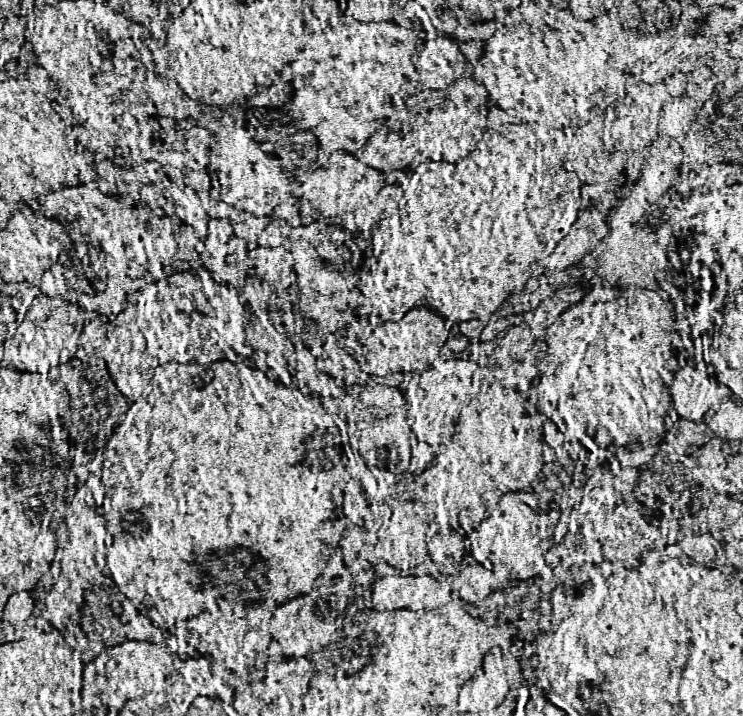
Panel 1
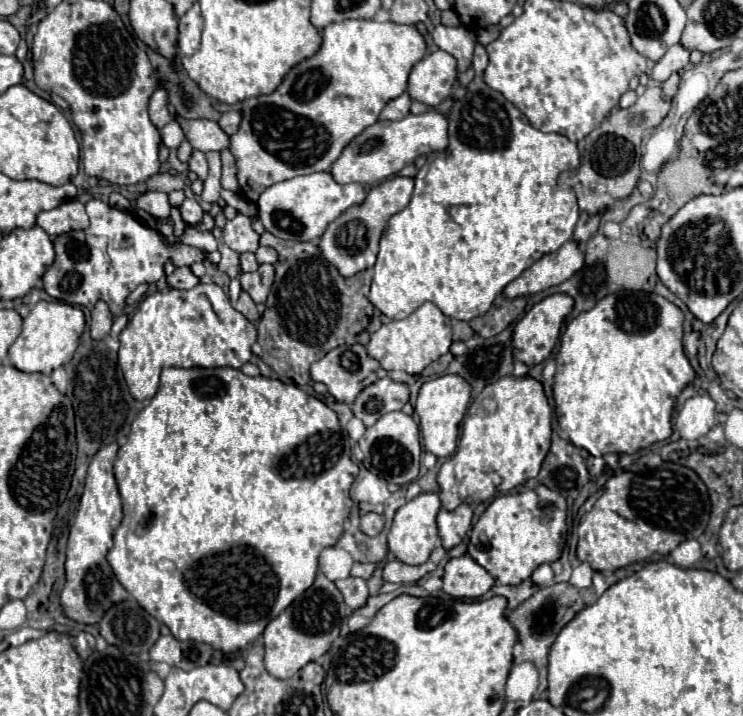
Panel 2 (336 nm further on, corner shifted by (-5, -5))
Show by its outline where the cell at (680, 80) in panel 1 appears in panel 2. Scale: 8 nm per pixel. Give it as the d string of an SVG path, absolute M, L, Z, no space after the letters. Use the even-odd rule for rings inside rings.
M673 73L667 81L661 83L661 91L663 91L663 99L665 101L671 101L677 93L677 87L679 87L679 73Z

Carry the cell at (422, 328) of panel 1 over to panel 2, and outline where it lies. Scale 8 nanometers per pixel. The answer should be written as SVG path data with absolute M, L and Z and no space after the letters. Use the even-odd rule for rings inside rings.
M423 303L417 311L401 321L389 321L371 335L367 353L381 363L387 371L405 371L409 375L421 373L429 363L437 361L449 351L451 345L451 319L441 313L433 303Z

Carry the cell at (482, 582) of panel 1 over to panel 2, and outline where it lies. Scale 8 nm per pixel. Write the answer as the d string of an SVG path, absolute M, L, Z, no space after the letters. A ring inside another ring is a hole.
M469 555L449 559L443 573L443 591L451 597L477 599L493 587L495 579Z

